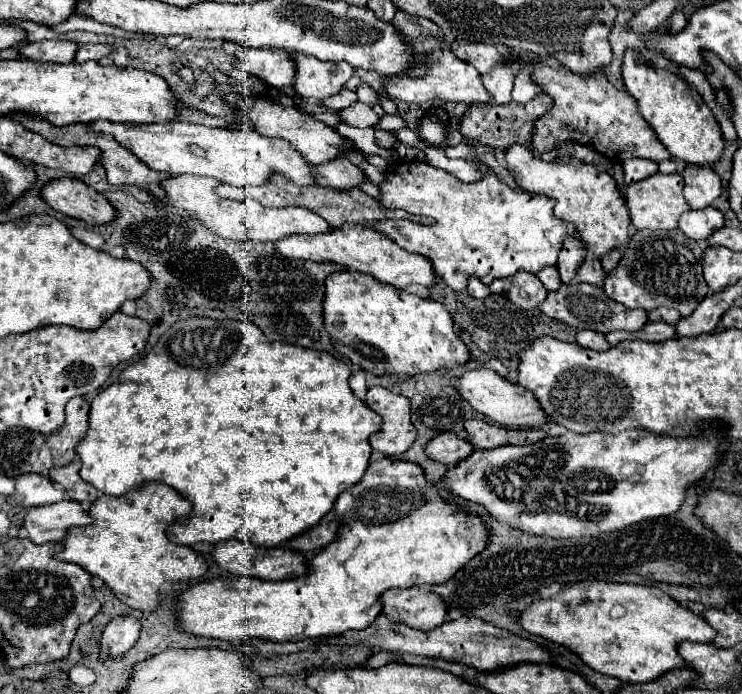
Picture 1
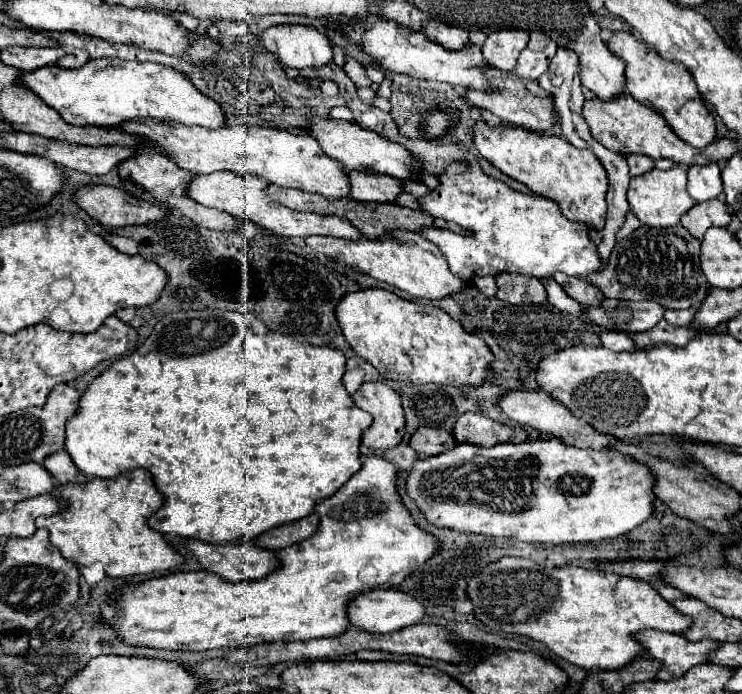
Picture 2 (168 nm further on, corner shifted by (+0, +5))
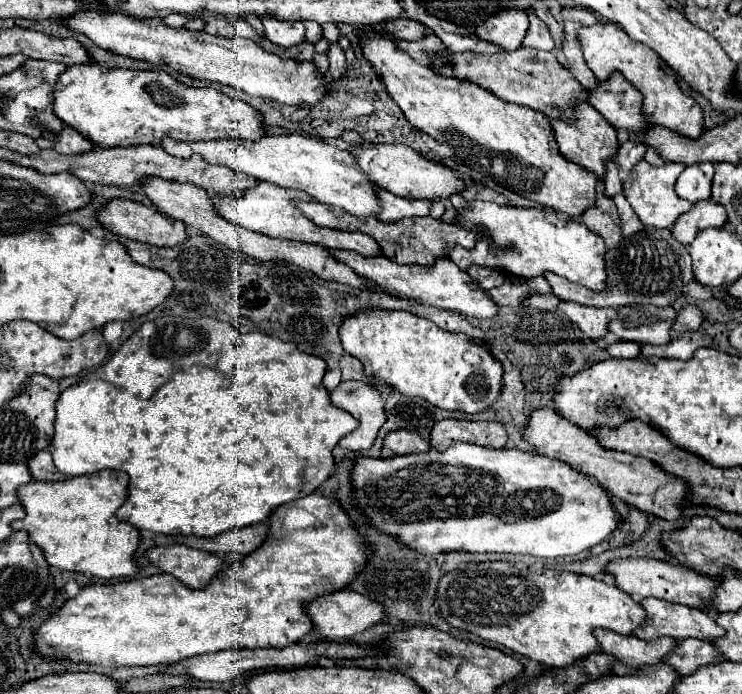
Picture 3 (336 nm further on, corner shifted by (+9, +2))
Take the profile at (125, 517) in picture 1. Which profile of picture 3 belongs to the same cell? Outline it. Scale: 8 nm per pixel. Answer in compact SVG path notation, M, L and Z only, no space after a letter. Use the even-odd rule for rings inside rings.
M102 469L92 475L80 475L64 481L30 481L18 489L26 517L12 521L12 529L22 529L36 543L52 567L96 575L102 579L132 577L138 567L132 555L138 547L140 533L134 525L116 519L114 511L126 501L128 475Z

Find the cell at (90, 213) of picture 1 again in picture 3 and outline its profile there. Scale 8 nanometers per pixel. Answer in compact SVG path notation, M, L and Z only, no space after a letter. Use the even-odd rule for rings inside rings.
M112 199L110 203L104 205L104 209L98 211L98 221L114 235L118 237L126 237L126 239L134 239L140 243L148 243L148 245L156 245L156 247L174 247L180 245L188 239L186 233L186 223L158 211L154 205L142 205L136 201L124 201L124 199Z

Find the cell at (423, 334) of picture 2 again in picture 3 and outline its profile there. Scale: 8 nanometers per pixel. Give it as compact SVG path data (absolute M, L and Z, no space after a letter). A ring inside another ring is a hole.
M364 311L344 321L340 327L340 339L352 357L356 357L364 365L364 375L370 381L390 385L402 395L422 397L430 405L448 409L448 411L464 411L464 413L480 413L490 409L500 393L502 393L502 363L492 357L484 345L474 343L470 337L462 333L448 333L438 329L432 321L420 319L406 311Z

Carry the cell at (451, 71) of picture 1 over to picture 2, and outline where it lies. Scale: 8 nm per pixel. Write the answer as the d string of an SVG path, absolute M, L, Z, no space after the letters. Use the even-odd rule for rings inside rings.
M485 68L485 76L491 84L491 90L473 90L469 88L463 96L463 100L469 106L477 106L477 108L485 108L489 112L493 112L495 116L503 118L509 124L517 124L521 128L527 130L535 130L535 132L553 132L555 130L555 106L553 100L549 98L549 94L545 94L545 90L541 90L541 86L537 82L521 82L521 78L517 78L517 74L501 74L501 70L493 70L493 68Z

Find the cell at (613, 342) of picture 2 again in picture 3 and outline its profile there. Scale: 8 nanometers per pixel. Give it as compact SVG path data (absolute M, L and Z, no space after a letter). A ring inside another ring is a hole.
M620 341L620 343L614 343L610 345L606 351L610 357L616 357L616 359L634 359L634 357L640 357L640 343L632 343L632 341Z

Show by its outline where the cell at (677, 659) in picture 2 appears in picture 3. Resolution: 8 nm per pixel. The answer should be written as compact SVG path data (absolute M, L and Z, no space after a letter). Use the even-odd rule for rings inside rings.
M594 629L594 637L600 649L616 659L612 673L634 673L640 665L660 665L660 657L676 645L670 637L658 637L656 641L642 641L632 635L620 635L608 629Z

